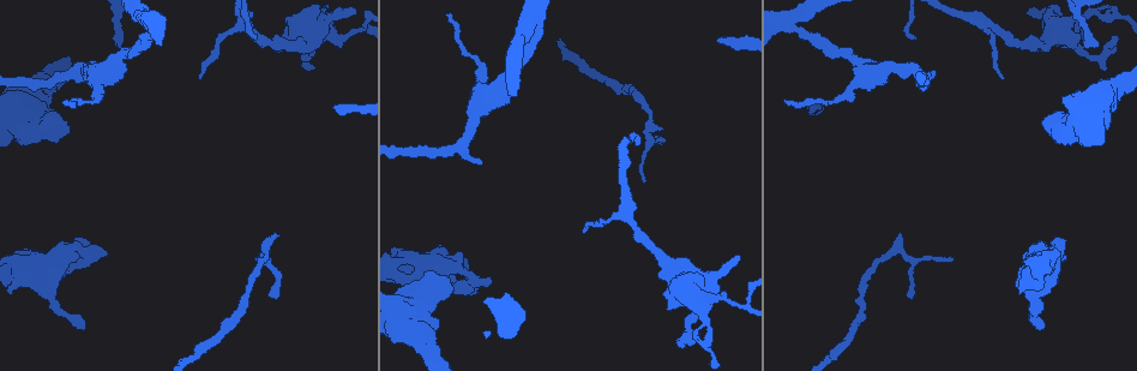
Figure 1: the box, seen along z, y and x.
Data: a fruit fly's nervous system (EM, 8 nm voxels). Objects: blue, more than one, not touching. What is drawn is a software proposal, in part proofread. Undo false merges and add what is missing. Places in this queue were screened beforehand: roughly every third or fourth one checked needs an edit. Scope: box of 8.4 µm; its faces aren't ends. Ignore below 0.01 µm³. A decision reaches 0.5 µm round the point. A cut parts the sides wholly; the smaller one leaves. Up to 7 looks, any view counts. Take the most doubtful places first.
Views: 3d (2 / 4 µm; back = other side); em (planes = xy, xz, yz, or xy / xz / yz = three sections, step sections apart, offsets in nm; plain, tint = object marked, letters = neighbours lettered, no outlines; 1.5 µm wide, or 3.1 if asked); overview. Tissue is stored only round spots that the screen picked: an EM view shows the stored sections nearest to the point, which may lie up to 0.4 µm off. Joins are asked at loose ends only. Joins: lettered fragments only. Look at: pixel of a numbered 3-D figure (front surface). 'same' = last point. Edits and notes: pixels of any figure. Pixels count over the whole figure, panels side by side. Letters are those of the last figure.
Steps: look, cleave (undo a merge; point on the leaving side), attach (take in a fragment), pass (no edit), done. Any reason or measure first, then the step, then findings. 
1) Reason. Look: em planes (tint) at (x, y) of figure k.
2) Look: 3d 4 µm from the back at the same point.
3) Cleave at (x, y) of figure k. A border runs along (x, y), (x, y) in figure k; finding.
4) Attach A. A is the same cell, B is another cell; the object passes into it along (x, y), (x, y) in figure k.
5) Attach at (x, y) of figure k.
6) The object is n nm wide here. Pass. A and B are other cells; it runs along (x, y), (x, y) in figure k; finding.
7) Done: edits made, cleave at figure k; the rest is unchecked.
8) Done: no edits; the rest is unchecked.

Tapers out. Look: em xz step 4 (letters) at (808, 109) of figure 1.

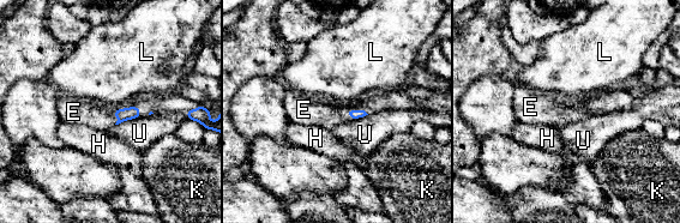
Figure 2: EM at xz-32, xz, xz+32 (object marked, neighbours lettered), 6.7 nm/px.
The longest contact is with U, 200 nm. Attach E. E is the same cell, H, K, L and U are other cells; the object passes into it along (355, 114), (359, 110), (329, 116) in figure 2; it goes on there.

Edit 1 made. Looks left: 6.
Look: overview.

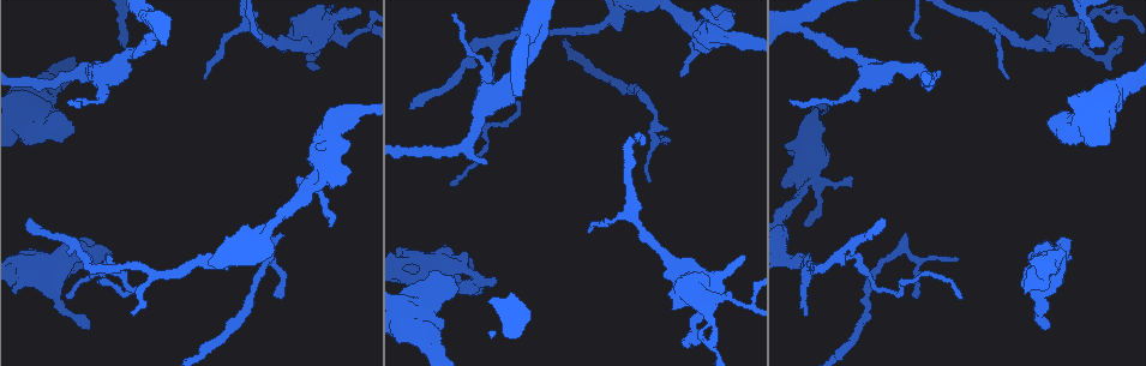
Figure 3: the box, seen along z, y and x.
End of a long branch. Look: em yz step 8 (letters) at (29, 220) of figure 3.

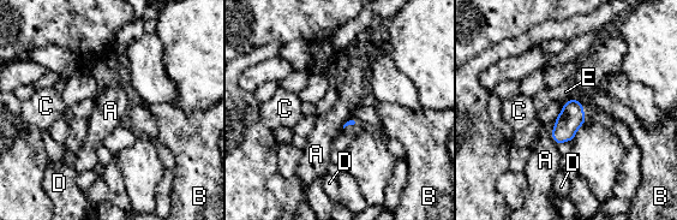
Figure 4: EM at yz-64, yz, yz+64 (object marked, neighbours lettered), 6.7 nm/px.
Pass. A, B, C, D and E are other cells; a border runs along (576, 100), (583, 105) in figure 4; no lettered fragment goes on from it.

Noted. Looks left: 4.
Free end. Look: 3d 2 µm at (90, 325) of figure 3.

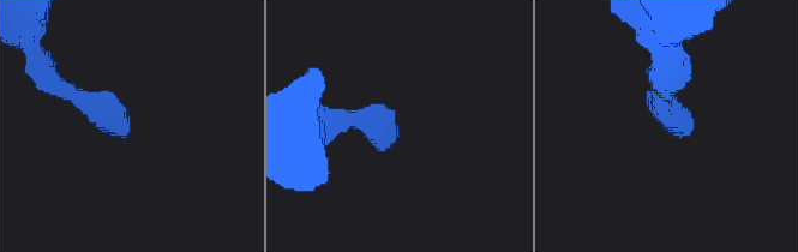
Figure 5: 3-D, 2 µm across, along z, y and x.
Look: em planes (tint) at (676, 126) of figure 5.

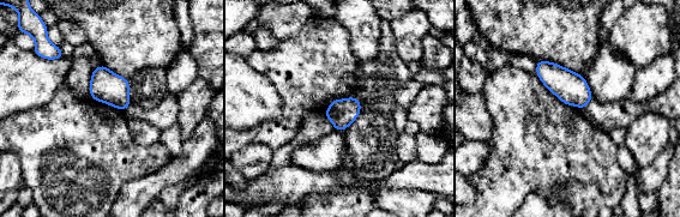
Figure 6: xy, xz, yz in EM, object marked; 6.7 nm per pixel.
Look: em planes (letters) at the same point.

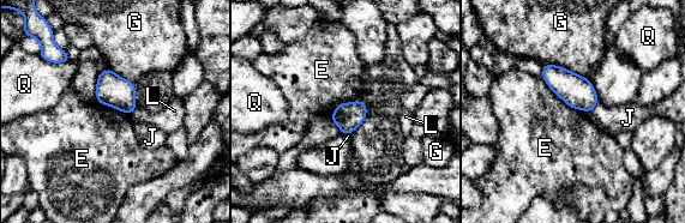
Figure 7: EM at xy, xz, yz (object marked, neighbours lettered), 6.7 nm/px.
Pass. E, G, J, L and Q are other cells; no lettered fragment goes on from it.

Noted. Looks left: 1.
Done: edits made, attach at figure 2; the rest is unchecked.

